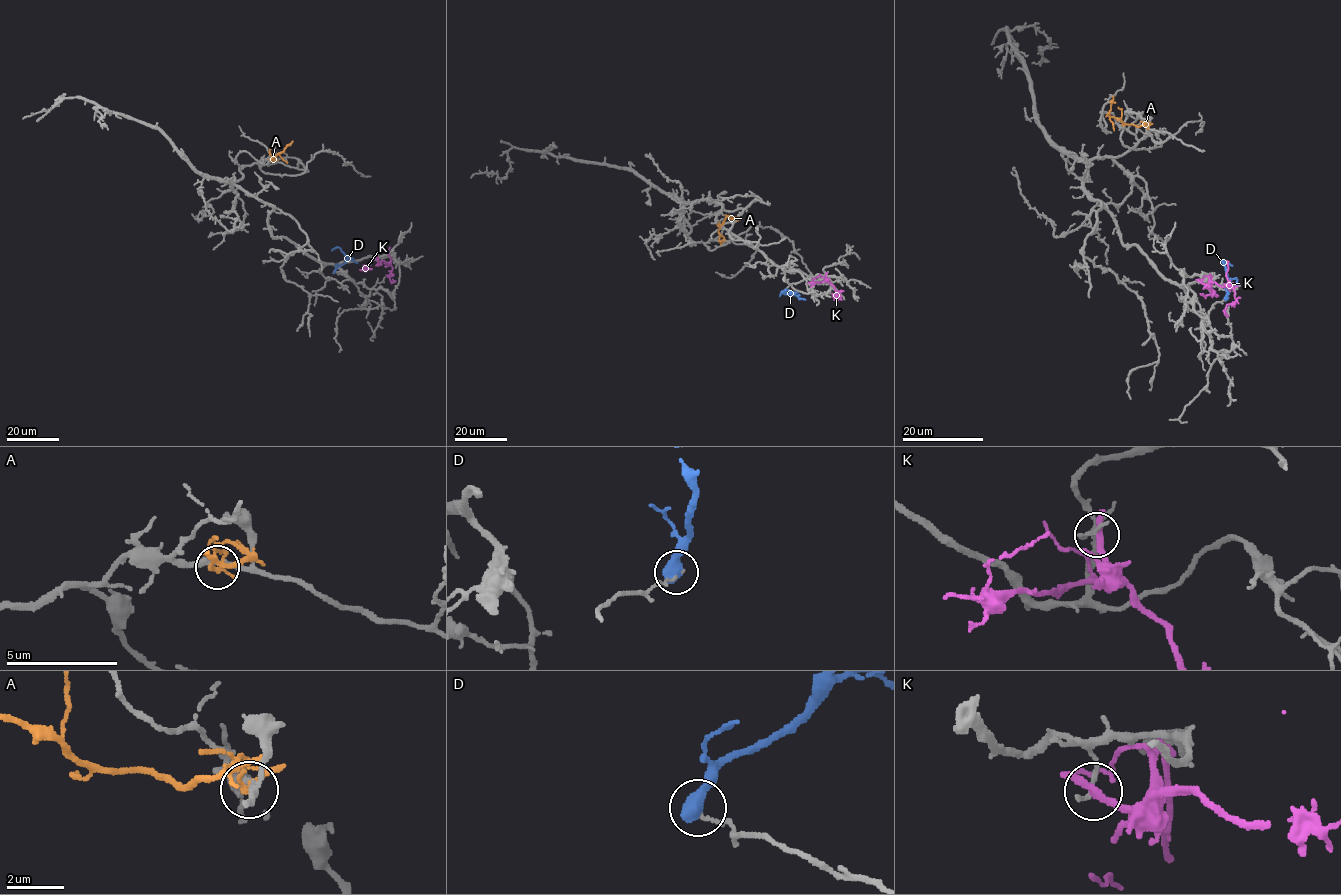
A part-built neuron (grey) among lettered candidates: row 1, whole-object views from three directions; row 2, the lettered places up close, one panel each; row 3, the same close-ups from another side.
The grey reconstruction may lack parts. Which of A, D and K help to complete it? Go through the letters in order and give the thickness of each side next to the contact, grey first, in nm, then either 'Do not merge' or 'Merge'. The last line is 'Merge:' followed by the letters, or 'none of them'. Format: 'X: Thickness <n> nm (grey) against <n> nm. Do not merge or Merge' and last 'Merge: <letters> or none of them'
A: Thickness 260 nm (grey) against 160 nm. Do not merge
D: Thickness 110 nm (grey) against 650 nm. Do not merge
K: Thickness 180 nm (grey) against 280 nm. Do not merge
Merge: none of them

